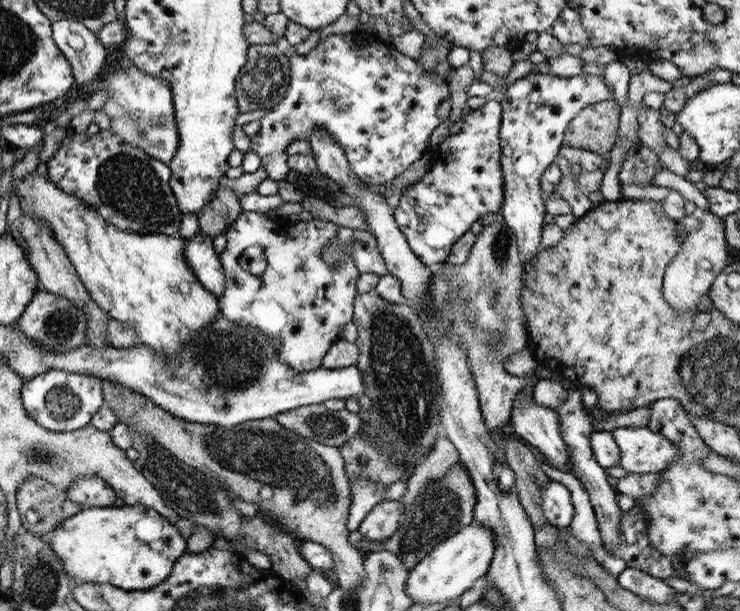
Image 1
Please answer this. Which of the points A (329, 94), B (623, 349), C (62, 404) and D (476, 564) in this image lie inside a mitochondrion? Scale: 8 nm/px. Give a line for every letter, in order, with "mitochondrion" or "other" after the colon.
A: mitochondrion
B: other
C: mitochondrion
D: other

